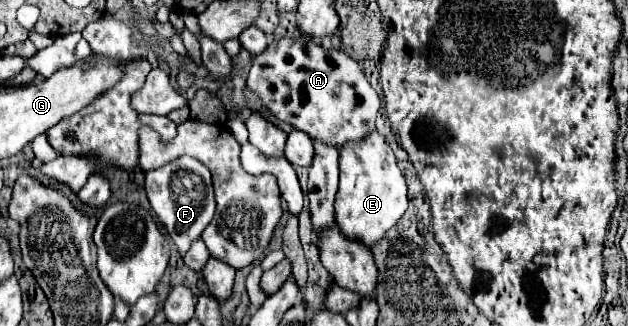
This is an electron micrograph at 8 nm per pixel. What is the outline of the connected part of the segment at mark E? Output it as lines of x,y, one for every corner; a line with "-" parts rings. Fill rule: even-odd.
377,130
369,132
363,140
343,144
343,148
339,150
339,190
335,196
335,220
337,220
337,224
345,236
359,238
367,246
375,244
377,240
381,240
385,236
385,232
391,226
397,224
397,220
407,210
407,204
409,202
407,202
405,176
401,174
401,170
395,162
393,150
389,148
389,144
383,140
383,136

